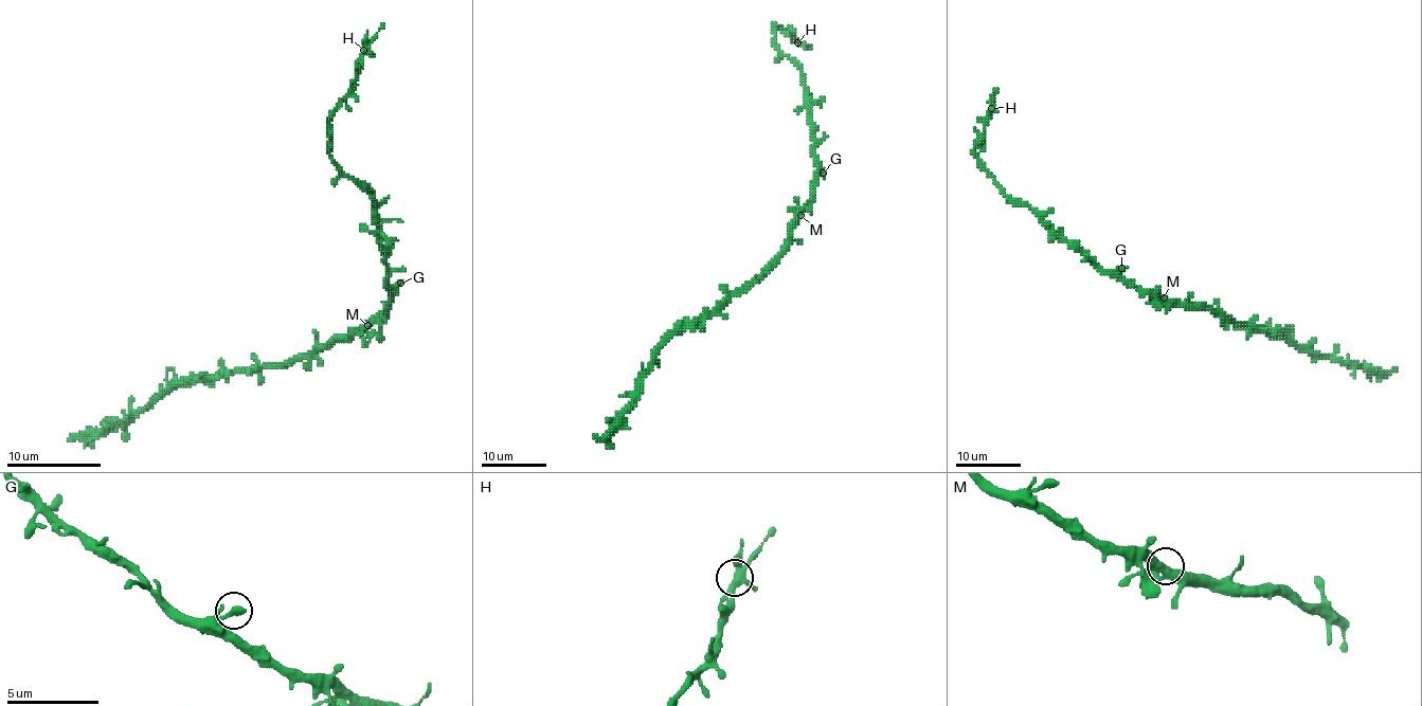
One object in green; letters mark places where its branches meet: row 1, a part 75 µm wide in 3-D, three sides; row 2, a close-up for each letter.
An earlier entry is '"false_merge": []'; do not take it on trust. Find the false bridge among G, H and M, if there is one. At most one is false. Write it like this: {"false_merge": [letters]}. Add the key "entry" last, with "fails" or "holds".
{"false_merge": ["H"], "entry": "fails"}

